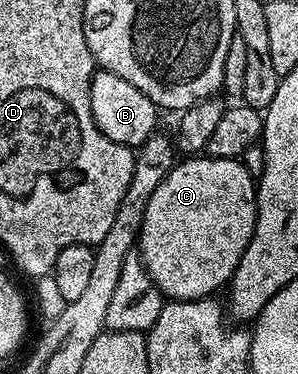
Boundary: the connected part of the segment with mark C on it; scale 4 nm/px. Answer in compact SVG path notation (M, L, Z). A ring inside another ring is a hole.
M187 157L184 161L176 162L170 173L153 189L153 197L149 197L149 205L145 205L145 217L139 230L137 240L137 254L143 260L145 269L151 280L159 286L168 300L177 299L205 299L216 294L215 290L226 288L231 281L231 274L237 269L237 261L241 261L241 253L249 245L249 241L255 232L255 193L257 190L256 176L251 175L245 169L245 165L239 159L213 159L210 157Z

